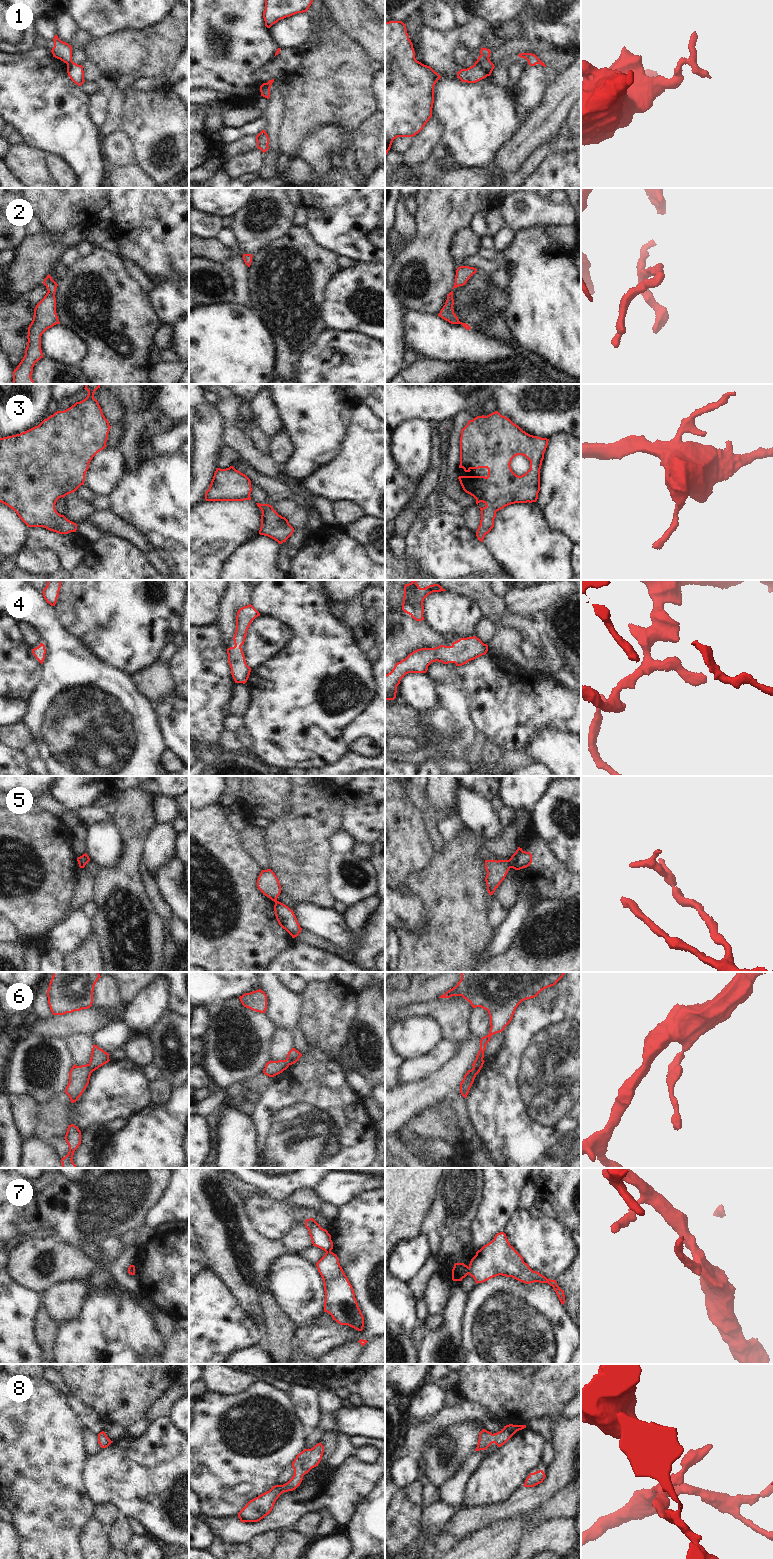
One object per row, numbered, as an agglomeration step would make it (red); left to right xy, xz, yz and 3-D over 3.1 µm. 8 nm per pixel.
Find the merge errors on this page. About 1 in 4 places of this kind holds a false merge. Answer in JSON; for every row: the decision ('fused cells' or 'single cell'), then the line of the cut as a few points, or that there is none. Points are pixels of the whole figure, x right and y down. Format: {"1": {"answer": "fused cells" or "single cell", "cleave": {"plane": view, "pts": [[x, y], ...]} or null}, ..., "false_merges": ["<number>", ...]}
{"1": {"answer": "fused cells", "cleave": {"plane": "yz", "pts": [[488, 57], [477, 61]]}}, "2": {"answer": "single cell", "cleave": null}, "3": {"answer": "single cell", "cleave": null}, "4": {"answer": "single cell", "cleave": null}, "5": {"answer": "fused cells", "cleave": {"plane": "yz", "pts": [[507, 860], [511, 867]]}}, "6": {"answer": "fused cells", "cleave": {"plane": "yz", "pts": [[471, 1070], [466, 1081], [460, 1087]]}}, "7": {"answer": "fused cells", "cleave": {"plane": "yz", "pts": [[467, 1267], [468, 1273]]}}, "8": {"answer": "single cell", "cleave": null}, "false_merges": ["1", "5", "6", "7"]}

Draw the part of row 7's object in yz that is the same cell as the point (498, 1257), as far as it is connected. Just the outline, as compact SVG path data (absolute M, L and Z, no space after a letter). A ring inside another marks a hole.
M504 1232L497 1233L491 1242L476 1252L468 1271L477 1284L499 1275L512 1277L526 1284L548 1283L555 1290L561 1304L565 1303L564 1291L557 1285L556 1280L547 1279L539 1272L533 1271L510 1245Z

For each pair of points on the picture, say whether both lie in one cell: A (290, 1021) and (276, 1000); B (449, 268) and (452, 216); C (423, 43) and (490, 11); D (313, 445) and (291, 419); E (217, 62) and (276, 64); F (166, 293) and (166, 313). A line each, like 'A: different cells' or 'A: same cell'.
A: same cell
B: same cell
C: different cells
D: same cell
E: different cells
F: same cell

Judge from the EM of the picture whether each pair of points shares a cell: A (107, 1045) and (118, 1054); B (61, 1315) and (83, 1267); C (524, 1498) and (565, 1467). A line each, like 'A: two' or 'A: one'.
A: two
B: two
C: one

